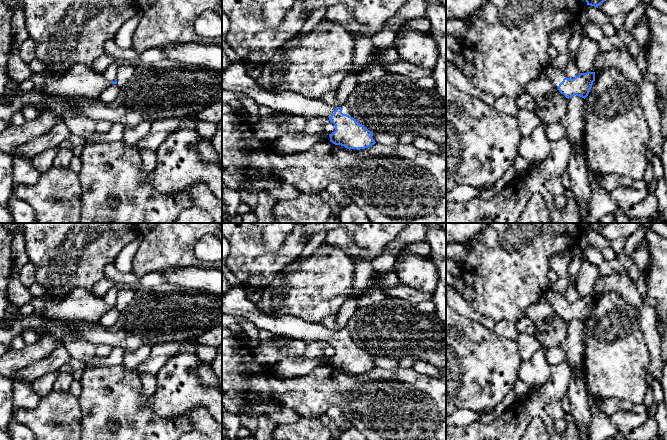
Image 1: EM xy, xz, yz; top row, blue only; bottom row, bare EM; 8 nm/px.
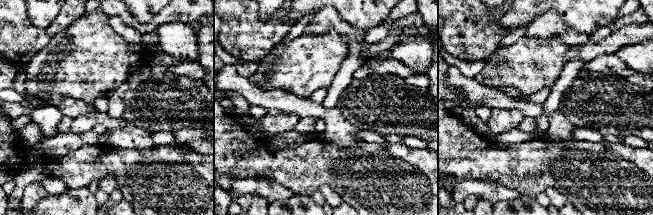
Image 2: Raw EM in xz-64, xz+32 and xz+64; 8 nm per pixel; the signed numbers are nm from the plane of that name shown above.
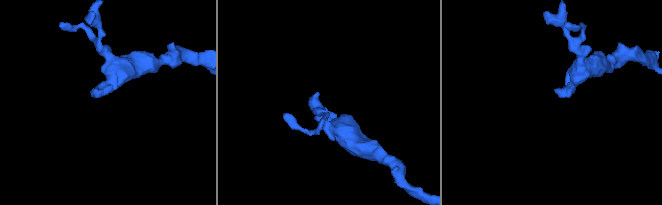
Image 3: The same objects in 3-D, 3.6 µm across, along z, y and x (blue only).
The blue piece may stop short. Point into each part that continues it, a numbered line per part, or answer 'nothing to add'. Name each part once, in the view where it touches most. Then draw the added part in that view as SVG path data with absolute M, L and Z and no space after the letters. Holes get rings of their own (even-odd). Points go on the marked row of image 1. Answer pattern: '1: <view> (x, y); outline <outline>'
1: yz (555, 76); outline M549 65L543 72L542 76L548 78L558 93L560 93L558 86L563 81L563 79L566 78L565 74L561 70L557 70Z

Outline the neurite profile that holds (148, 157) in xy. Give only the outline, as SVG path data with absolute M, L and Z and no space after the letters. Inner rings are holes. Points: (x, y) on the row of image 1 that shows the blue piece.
M148 149L139 150L142 170L144 174L155 171L157 158L156 152Z

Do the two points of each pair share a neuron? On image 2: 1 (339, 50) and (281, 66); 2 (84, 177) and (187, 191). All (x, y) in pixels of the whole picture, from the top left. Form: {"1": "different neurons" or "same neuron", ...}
{"1": "same neuron", "2": "same neuron"}

